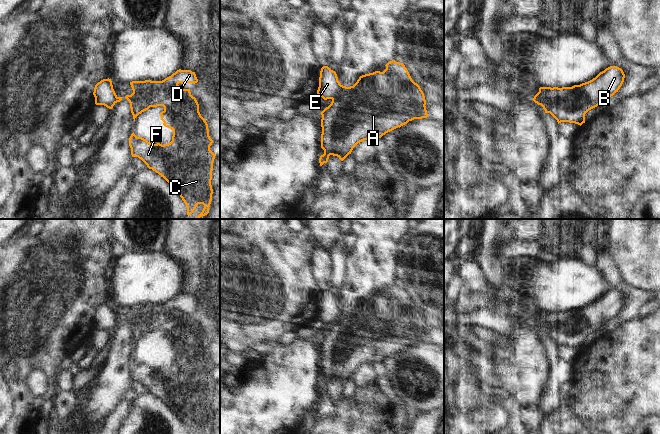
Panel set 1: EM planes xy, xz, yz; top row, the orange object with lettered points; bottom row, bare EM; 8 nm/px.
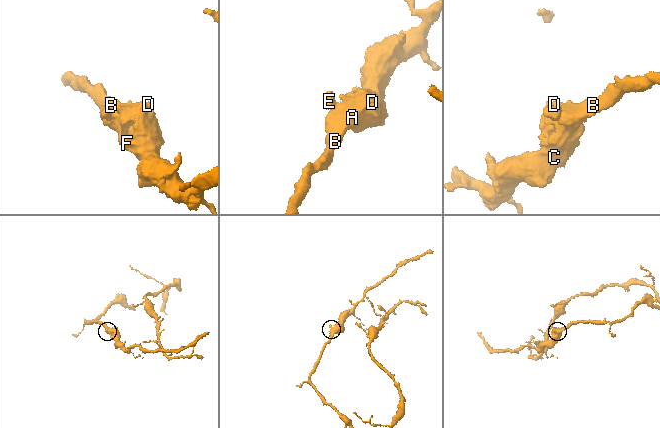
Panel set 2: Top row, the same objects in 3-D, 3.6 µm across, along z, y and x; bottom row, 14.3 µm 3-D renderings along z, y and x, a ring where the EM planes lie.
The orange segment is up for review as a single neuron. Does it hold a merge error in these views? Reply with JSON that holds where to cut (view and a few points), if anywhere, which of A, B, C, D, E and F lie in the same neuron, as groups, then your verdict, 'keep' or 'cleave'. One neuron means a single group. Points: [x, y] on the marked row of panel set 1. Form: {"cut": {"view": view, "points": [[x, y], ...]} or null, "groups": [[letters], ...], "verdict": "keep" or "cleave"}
{"cut": {"view": "xz", "points": [[341, 85], [337, 94], [332, 99]]}, "groups": [["A", "B", "C", "D", "F"], ["E"]], "verdict": "cleave"}

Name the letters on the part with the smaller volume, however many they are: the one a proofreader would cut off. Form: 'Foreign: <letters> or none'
Foreign: E

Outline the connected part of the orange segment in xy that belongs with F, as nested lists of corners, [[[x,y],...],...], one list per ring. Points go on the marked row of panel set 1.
[[[177,70],[171,76],[165,78],[162,81],[132,81],[130,85],[133,93],[126,95],[125,98],[130,103],[131,113],[133,119],[148,110],[150,107],[163,106],[164,110],[160,113],[161,120],[164,122],[163,125],[173,130],[172,141],[168,144],[153,144],[148,142],[142,137],[137,137],[134,132],[129,138],[129,146],[131,148],[132,157],[138,157],[141,159],[149,169],[152,169],[163,177],[173,189],[180,195],[187,207],[187,215],[194,212],[198,204],[203,204],[204,208],[202,212],[194,219],[199,219],[209,213],[209,207],[212,201],[213,189],[211,185],[213,162],[216,154],[210,150],[210,146],[213,140],[209,136],[208,124],[199,112],[199,104],[195,97],[191,95],[190,89],[182,89],[179,83],[197,83],[198,79],[195,72],[191,70]]]

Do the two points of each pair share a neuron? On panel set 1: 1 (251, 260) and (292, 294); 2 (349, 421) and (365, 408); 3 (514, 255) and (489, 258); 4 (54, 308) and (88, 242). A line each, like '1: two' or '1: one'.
1: one
2: one
3: two
4: one

